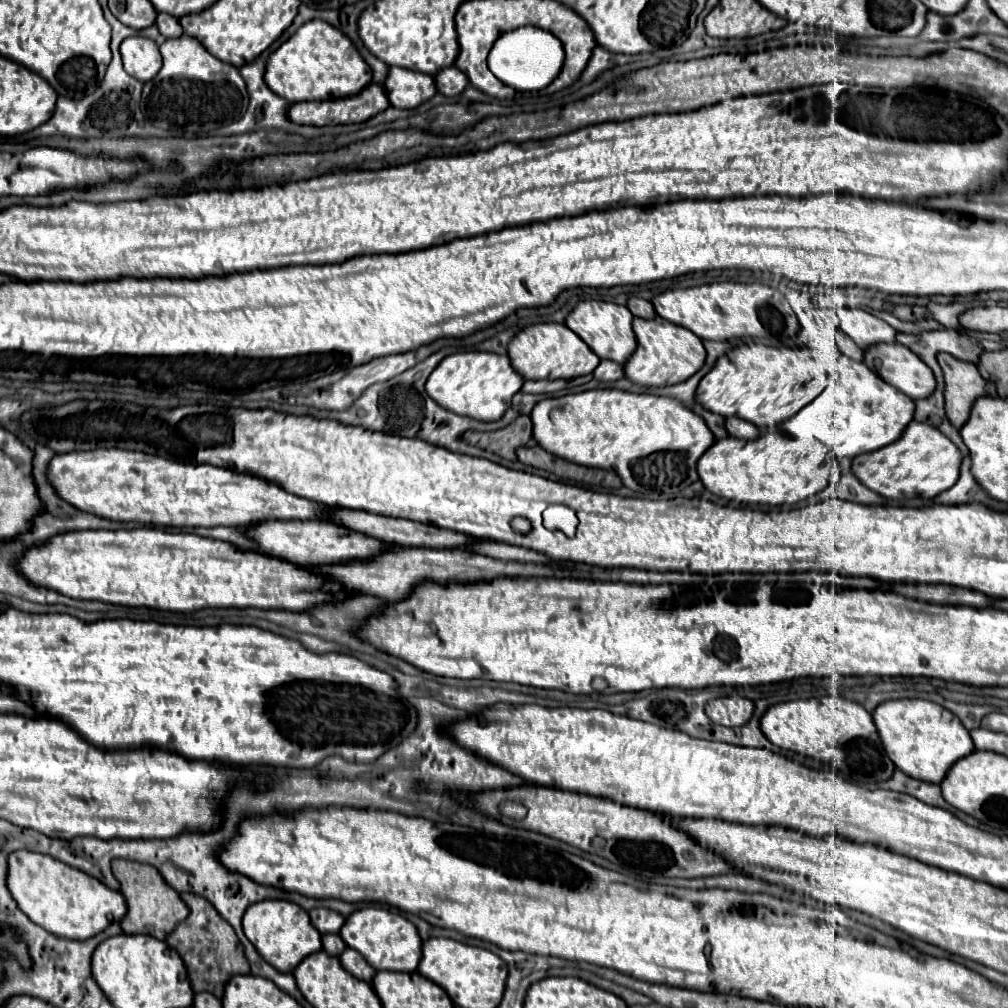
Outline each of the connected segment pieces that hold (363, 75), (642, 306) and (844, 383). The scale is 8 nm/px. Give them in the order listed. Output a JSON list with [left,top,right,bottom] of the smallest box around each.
[[265,20,371,104],[627,296,657,318],[782,324,913,459]]

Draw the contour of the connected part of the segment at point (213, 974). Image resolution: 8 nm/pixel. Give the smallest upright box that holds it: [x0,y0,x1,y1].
[165,892,249,998]

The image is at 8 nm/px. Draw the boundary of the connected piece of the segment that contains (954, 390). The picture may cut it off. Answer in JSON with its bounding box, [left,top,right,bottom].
[937,354,995,428]

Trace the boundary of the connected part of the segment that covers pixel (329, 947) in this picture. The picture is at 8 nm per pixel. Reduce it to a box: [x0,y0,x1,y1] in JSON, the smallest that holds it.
[321,934,345,956]

